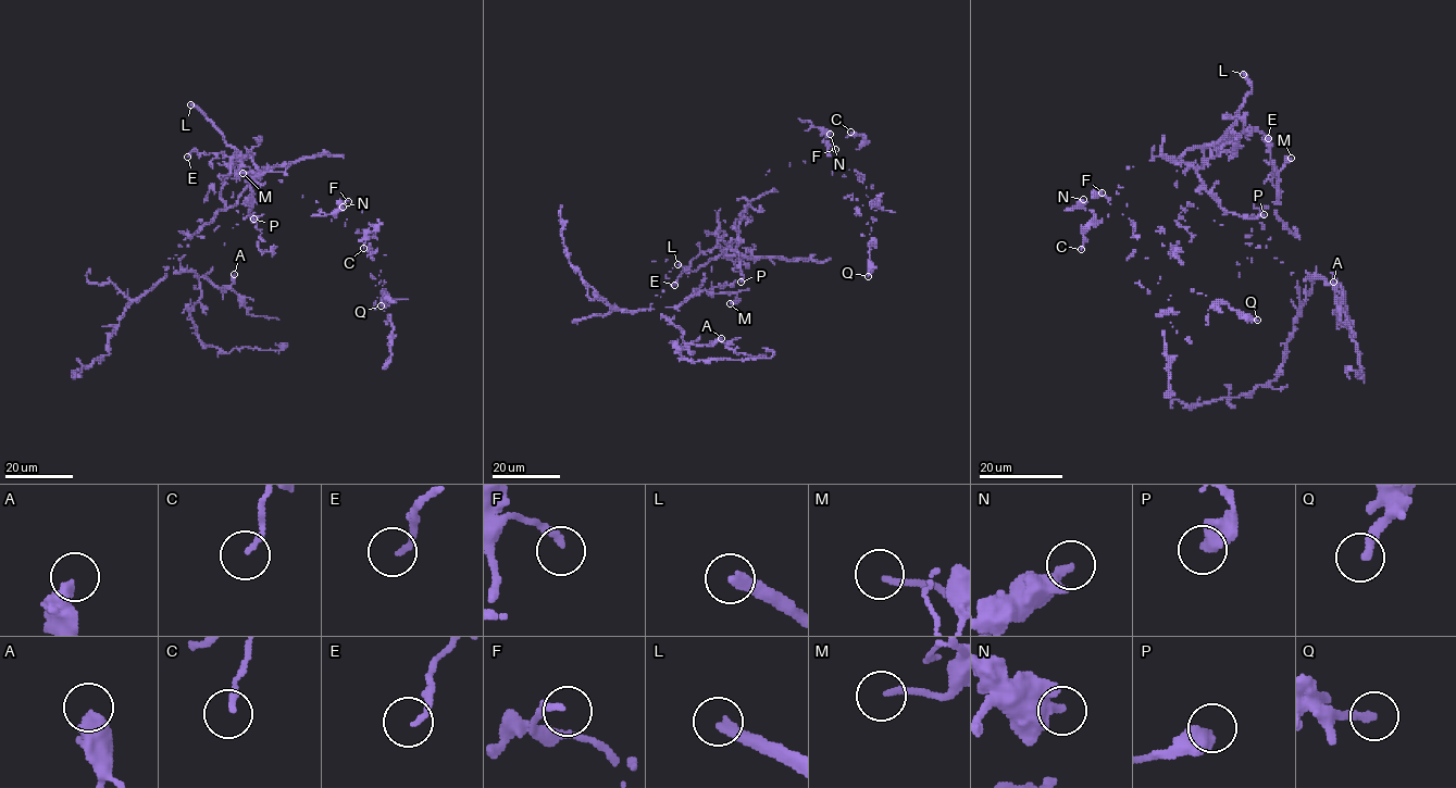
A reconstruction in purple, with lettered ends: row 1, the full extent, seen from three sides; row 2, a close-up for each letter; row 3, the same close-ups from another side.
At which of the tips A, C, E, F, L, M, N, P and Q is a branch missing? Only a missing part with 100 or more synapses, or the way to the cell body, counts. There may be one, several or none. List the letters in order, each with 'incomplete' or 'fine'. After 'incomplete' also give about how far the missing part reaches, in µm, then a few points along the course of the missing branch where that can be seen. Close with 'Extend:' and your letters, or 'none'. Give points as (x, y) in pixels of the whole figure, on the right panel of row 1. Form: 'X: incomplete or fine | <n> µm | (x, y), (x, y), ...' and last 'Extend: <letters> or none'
A: fine
C: fine
E: fine
F: fine
L: incomplete | 50 µm | (1243, 74), (1233, 63), (1223, 21), (1223, 28), (1204, 36)
M: fine
N: fine
P: fine
Q: fine
Extend: L

